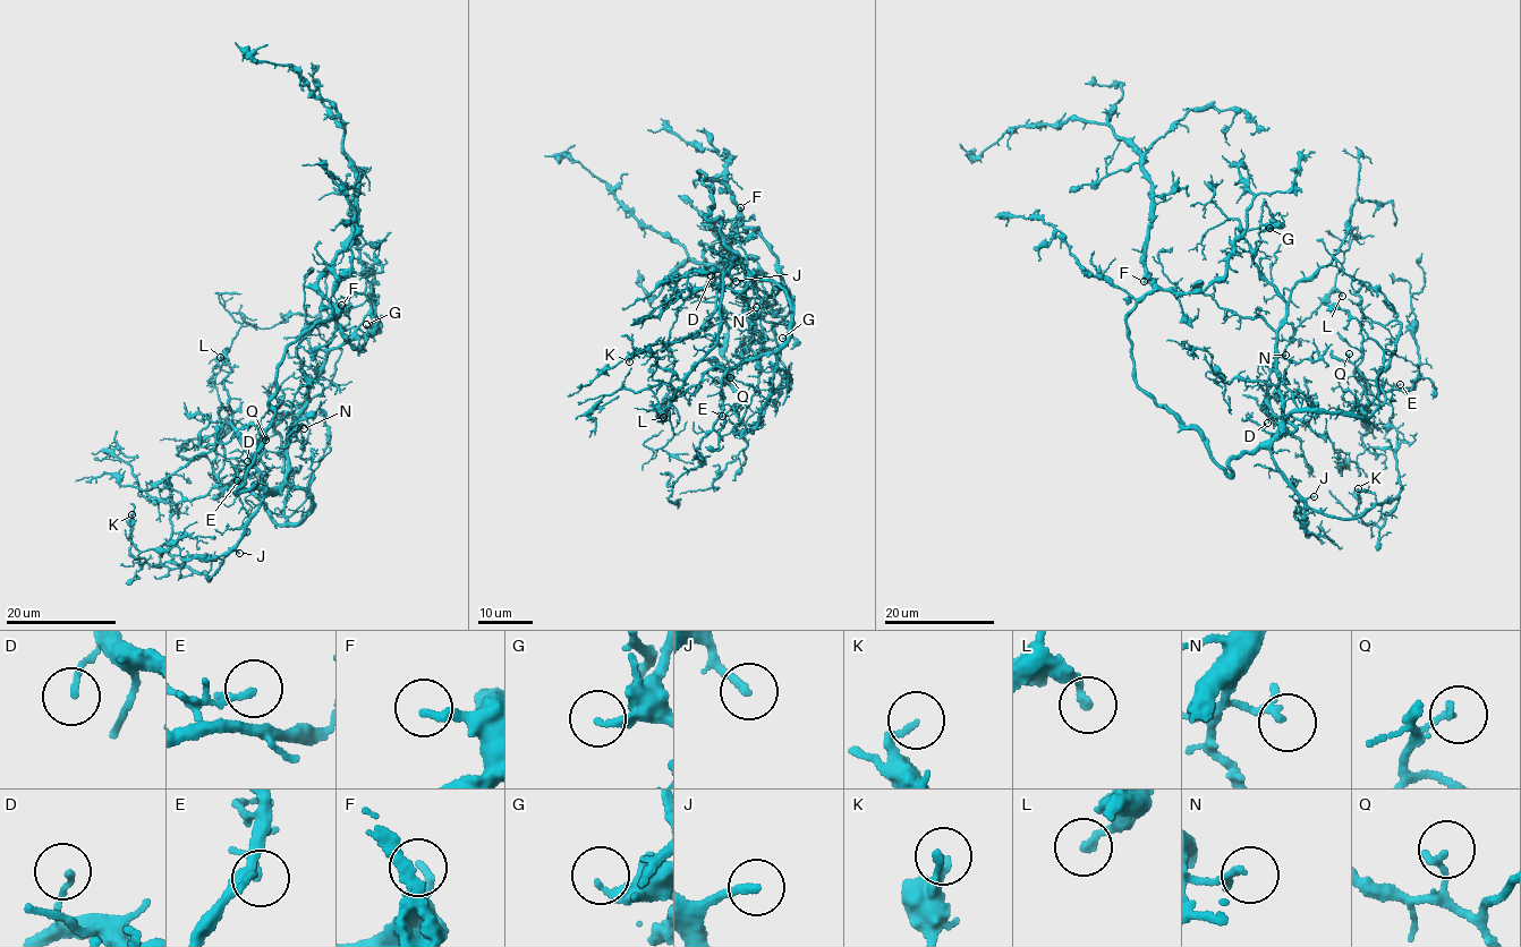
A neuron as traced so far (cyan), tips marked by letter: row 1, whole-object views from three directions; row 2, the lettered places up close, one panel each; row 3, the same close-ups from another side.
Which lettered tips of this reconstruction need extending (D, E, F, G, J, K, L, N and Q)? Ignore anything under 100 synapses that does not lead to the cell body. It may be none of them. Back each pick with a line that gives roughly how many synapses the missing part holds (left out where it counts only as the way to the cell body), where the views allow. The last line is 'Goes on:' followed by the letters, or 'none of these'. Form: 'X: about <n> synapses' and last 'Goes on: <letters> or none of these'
J: about 120 synapses
Goes on: J

